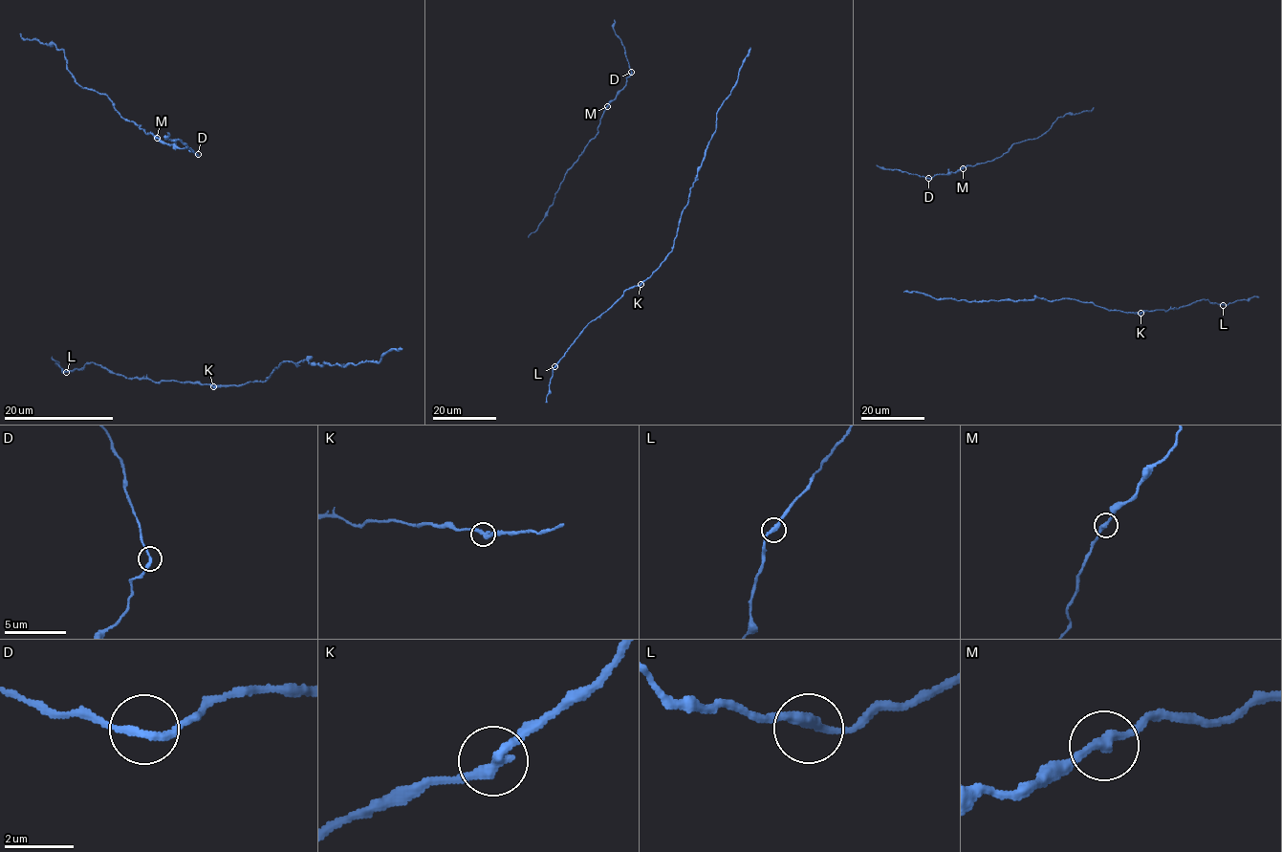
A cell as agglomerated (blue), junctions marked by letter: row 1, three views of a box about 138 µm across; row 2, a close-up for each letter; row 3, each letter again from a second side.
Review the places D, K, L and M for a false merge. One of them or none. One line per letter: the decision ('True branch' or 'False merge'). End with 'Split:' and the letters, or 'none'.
D: True branch
K: True branch
L: True branch
M: True branch
Split: none

